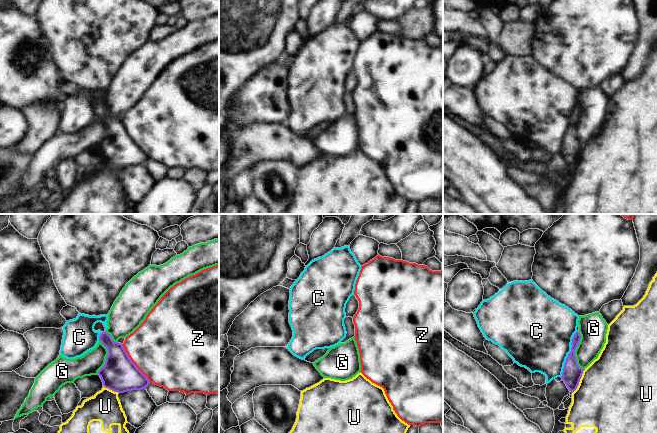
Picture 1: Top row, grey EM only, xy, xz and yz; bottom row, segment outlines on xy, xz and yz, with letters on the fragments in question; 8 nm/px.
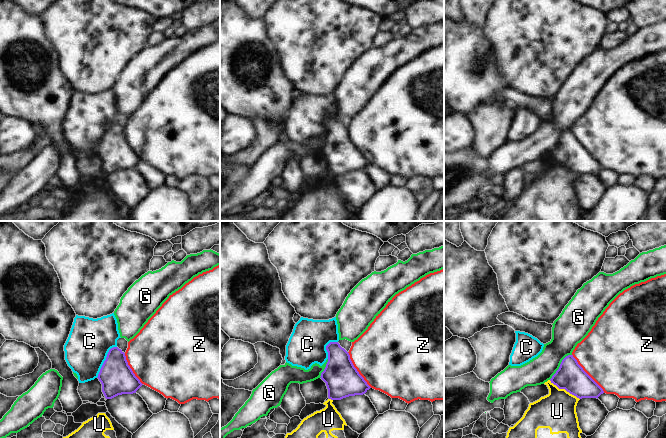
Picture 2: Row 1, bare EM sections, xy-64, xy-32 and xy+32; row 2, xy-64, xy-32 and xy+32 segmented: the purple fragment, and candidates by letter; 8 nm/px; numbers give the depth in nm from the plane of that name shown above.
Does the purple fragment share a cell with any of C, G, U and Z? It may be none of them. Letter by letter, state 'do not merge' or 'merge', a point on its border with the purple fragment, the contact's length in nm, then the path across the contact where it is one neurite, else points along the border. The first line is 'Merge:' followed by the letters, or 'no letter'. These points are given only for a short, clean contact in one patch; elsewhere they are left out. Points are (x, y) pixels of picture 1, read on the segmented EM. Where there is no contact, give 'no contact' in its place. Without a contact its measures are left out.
Merge: no letter
C: do not merge; contact yz (568, 354); length 400 nm; border yz (577, 331), (572, 338), (571, 351), (566, 358), (560, 376)
G: do not merge; contact yz (574, 352); length 300 nm; border yz (579, 332), (580, 339), (575, 350), (575, 359), (584, 369)
U: do not merge; contact yz (579, 381); length 220 nm
Z: do not merge; contact xy (133, 363); length 400 nm

